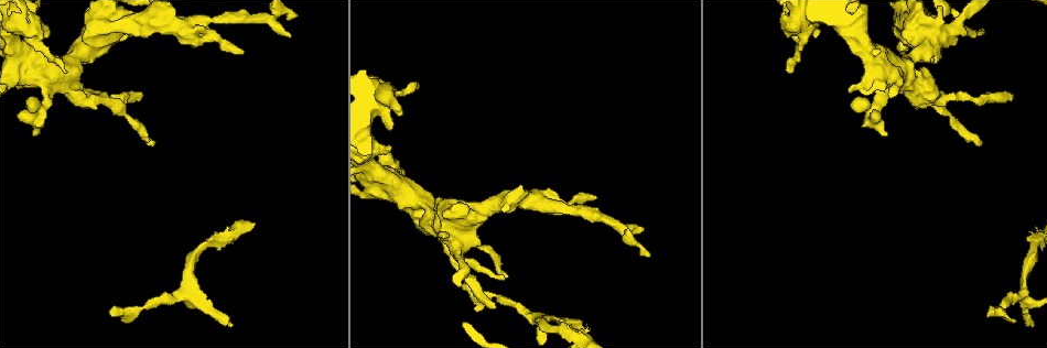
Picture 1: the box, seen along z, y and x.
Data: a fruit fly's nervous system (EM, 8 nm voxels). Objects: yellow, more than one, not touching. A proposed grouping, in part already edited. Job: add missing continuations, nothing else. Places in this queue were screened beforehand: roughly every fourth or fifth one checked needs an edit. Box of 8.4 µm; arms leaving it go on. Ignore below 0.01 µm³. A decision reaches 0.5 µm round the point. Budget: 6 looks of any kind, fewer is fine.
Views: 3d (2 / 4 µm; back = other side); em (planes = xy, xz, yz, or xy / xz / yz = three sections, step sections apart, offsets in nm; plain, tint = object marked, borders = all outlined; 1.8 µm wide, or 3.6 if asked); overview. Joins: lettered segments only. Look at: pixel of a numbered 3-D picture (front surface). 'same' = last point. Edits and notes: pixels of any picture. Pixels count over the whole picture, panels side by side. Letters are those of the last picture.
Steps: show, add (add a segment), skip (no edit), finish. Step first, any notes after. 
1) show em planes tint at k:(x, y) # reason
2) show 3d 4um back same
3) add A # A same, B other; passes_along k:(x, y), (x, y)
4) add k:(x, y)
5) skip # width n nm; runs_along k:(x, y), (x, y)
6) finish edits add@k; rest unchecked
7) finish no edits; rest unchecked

show 3d 2um at 1:(1032, 325) # free end

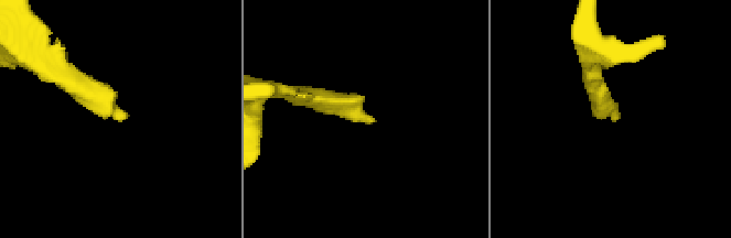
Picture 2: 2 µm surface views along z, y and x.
show em planes borders at 2:(370, 122)

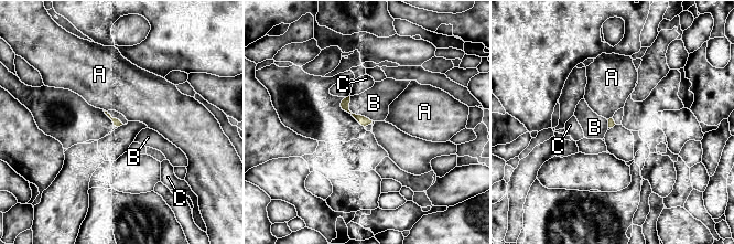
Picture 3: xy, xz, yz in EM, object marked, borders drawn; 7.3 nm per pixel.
add B # A other, B same, C other; the cell continues

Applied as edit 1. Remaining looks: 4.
show overview

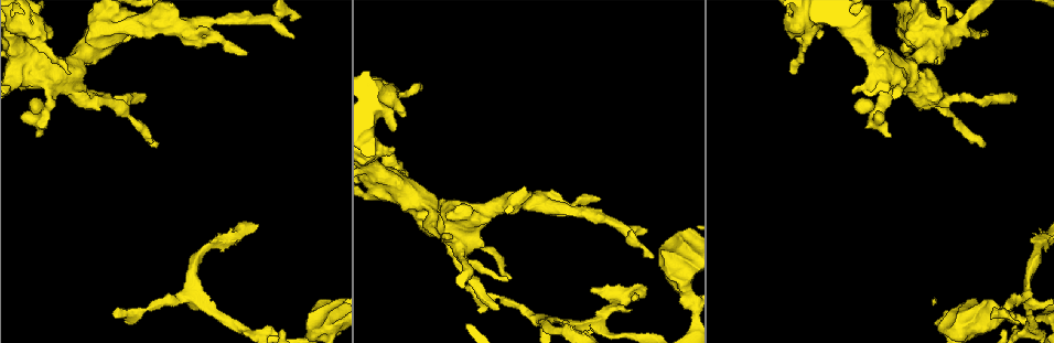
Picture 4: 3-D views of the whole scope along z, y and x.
show em planes borders at 4:(1014, 95) # an open end

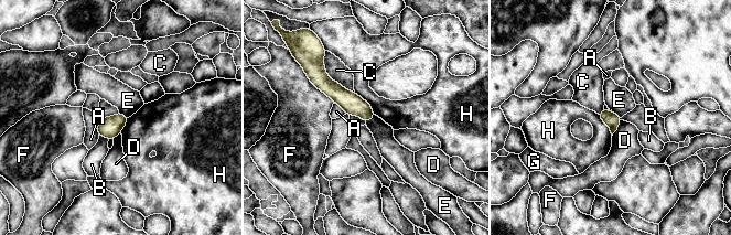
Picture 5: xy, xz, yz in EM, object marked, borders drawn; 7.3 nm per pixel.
skip # longest_contact C 360 nm; A other, B other, C other, D other, E other, F other, G other, H other; runs_along 5:(315, 74), (329, 87), (371, 115); none of them fits

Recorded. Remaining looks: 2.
show em planes borders at 4:(196, 25) # a narrow waist

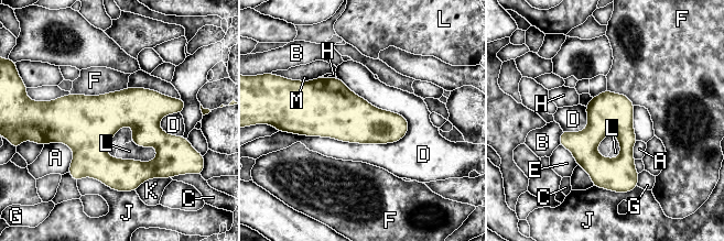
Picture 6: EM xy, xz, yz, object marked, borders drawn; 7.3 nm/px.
skip # longest_contact D 900 nm; A other, B other, C other, D other, E other, F other, G other, H other, J other, K other, L other, M other; border 6:(158, 151), (150, 161), (115, 157); no lettered segment goes on from it

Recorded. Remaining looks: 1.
finish edits add@3; rest unchecked

